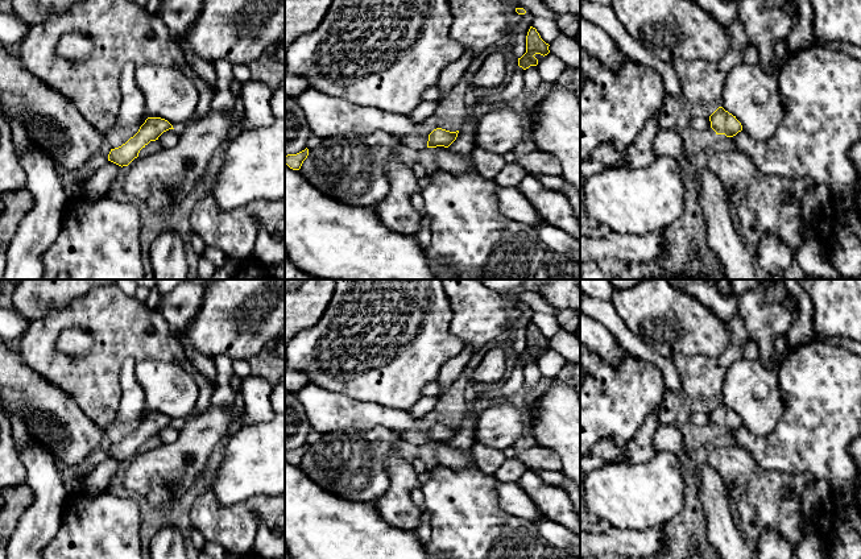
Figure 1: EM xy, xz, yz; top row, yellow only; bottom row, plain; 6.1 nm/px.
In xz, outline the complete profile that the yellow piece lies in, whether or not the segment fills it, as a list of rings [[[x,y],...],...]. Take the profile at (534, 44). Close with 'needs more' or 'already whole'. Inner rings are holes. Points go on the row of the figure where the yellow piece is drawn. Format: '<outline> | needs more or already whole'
[[[530,26],[526,36],[526,53],[518,58],[518,66],[523,70],[530,66],[537,66],[538,59],[534,57],[535,54],[547,55],[550,53],[549,44],[546,44],[535,28]]] | already whole

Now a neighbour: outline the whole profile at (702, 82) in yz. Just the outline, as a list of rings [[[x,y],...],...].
[[[737,18],[724,28],[729,36],[729,47],[720,61],[682,58],[671,61],[687,105],[720,104],[725,78],[744,62],[750,42],[742,21]]]

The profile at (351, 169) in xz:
[[[385,132],[367,136],[347,134],[324,138],[320,145],[309,149],[309,156],[298,170],[315,189],[334,200],[352,207],[373,208],[382,200],[390,183],[386,175],[386,160],[396,154],[400,162],[411,167],[418,163],[419,152],[401,144],[400,138]]]

